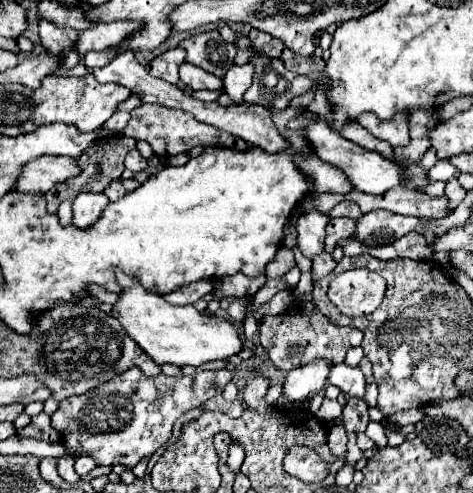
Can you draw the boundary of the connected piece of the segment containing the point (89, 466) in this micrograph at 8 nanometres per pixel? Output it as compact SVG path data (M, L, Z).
M80 455L78 459L76 459L76 473L78 475L86 475L88 471L92 471L96 467L96 461L92 459L92 457L88 457L88 455Z

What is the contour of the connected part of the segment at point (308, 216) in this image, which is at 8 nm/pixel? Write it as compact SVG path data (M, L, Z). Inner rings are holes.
M312 209L308 213L304 213L302 217L298 217L296 223L296 247L302 251L304 257L312 259L318 253L324 251L324 235L326 235L326 223L328 223L328 215Z

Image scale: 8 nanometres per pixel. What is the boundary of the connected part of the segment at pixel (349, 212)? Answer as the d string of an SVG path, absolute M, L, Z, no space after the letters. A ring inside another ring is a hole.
M344 201L344 203L338 203L338 205L330 211L330 217L350 217L350 219L358 221L358 219L362 217L362 211L360 211L360 207L358 207L356 203Z

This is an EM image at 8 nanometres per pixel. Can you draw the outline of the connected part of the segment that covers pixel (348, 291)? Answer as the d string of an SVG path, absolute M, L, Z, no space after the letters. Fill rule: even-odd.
M352 269L336 275L330 283L330 301L348 317L372 313L384 299L386 283L378 273Z

